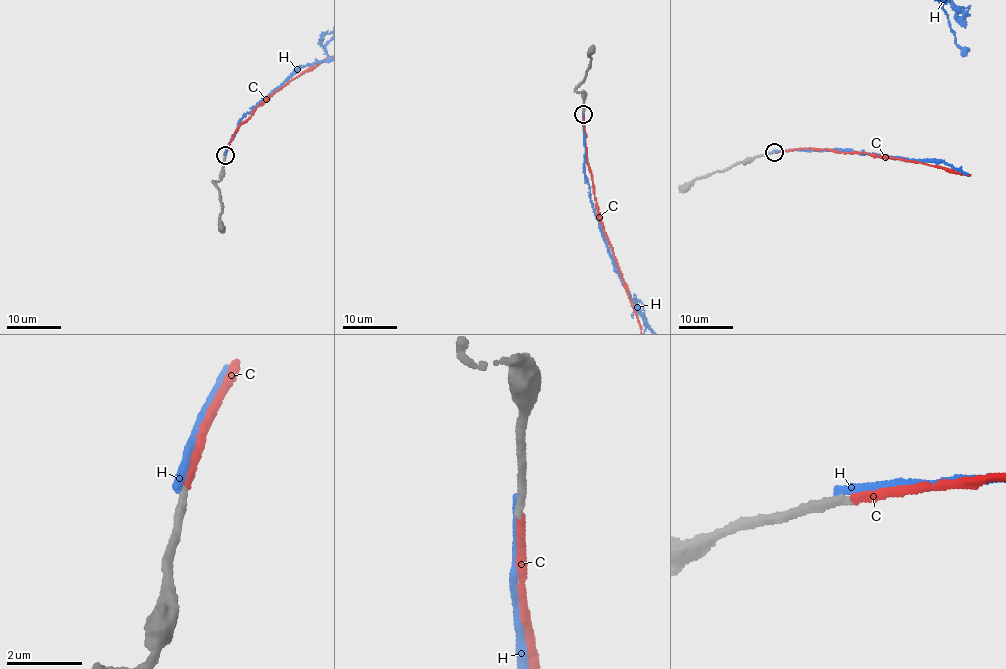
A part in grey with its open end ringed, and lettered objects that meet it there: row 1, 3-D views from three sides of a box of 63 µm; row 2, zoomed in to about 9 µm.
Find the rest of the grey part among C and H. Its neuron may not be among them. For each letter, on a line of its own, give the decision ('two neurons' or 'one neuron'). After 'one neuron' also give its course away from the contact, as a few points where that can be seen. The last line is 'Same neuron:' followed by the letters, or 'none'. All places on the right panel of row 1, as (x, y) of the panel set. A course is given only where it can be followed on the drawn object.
C: one neuron
H: two neurons
Same neuron: C

